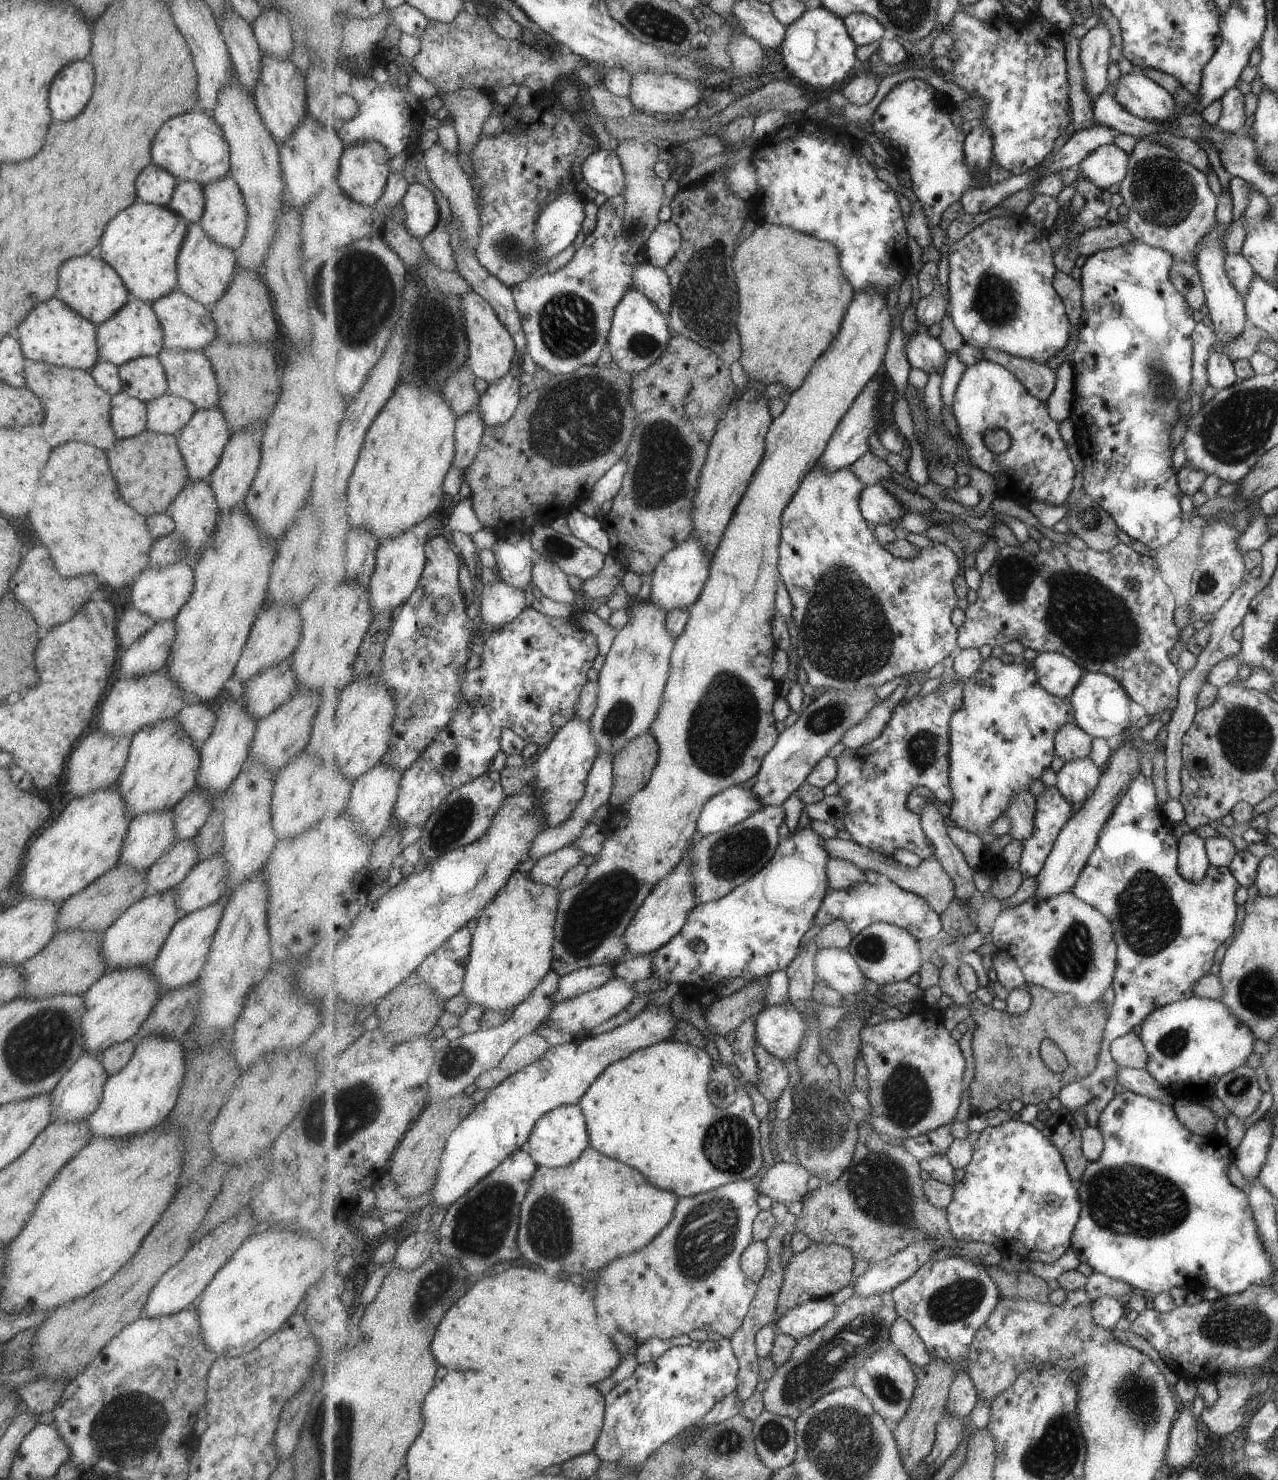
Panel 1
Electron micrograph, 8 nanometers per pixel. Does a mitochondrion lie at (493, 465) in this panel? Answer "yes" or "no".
no

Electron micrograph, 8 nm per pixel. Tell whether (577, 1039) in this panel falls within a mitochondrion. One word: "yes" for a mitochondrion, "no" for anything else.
no

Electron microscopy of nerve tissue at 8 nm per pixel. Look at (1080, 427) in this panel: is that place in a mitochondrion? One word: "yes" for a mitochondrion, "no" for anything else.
no

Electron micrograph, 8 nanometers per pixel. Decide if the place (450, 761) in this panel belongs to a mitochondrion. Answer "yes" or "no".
yes

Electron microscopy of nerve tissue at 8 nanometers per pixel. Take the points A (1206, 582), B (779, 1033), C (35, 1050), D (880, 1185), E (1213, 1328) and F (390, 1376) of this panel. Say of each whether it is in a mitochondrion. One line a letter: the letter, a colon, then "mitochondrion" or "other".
A: mitochondrion
B: other
C: mitochondrion
D: mitochondrion
E: mitochondrion
F: other

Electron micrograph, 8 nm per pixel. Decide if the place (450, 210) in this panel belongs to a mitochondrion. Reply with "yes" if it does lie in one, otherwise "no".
no

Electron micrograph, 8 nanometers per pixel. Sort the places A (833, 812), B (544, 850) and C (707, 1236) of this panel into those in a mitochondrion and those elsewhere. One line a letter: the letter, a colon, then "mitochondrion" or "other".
A: other
B: other
C: mitochondrion

